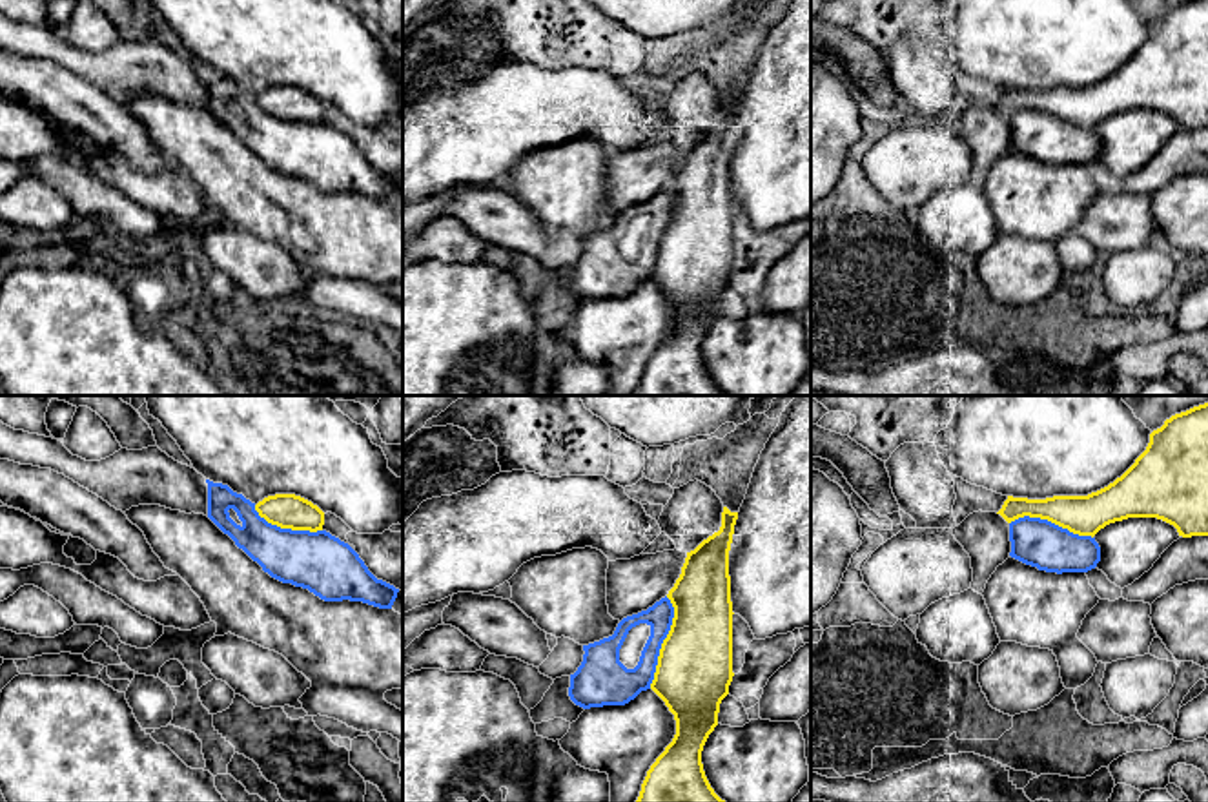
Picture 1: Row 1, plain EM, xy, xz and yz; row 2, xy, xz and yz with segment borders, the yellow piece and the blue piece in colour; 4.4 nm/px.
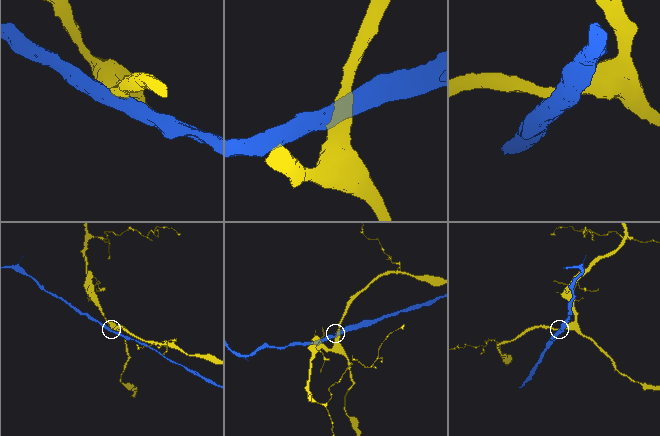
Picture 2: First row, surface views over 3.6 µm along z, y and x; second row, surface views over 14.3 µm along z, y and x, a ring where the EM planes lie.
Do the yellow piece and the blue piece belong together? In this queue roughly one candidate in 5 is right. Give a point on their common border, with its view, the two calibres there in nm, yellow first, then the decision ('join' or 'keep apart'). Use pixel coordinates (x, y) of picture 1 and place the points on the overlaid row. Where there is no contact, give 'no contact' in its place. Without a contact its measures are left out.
contact xz (664, 642); calibres 340 and 140 nm; keep apart

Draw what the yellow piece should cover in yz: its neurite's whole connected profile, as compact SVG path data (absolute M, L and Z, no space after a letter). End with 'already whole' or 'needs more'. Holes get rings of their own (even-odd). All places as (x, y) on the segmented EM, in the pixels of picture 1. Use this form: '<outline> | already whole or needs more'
M1208 403L1175 414L1164 425L1150 434L1146 450L1135 463L1108 487L1088 496L1053 496L1046 499L1028 499L1008 496L997 512L1008 523L1029 516L1048 519L1079 536L1095 536L1110 523L1128 518L1157 518L1173 525L1182 538L1208 536Z | already whole

